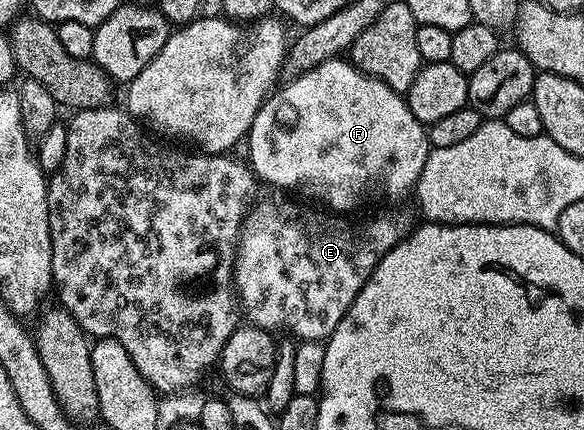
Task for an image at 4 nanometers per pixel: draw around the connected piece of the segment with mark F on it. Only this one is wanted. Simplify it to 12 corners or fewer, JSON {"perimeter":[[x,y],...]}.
{"perimeter":[[341,57],[267,97],[248,165],[350,212],[417,187],[403,95]]}

